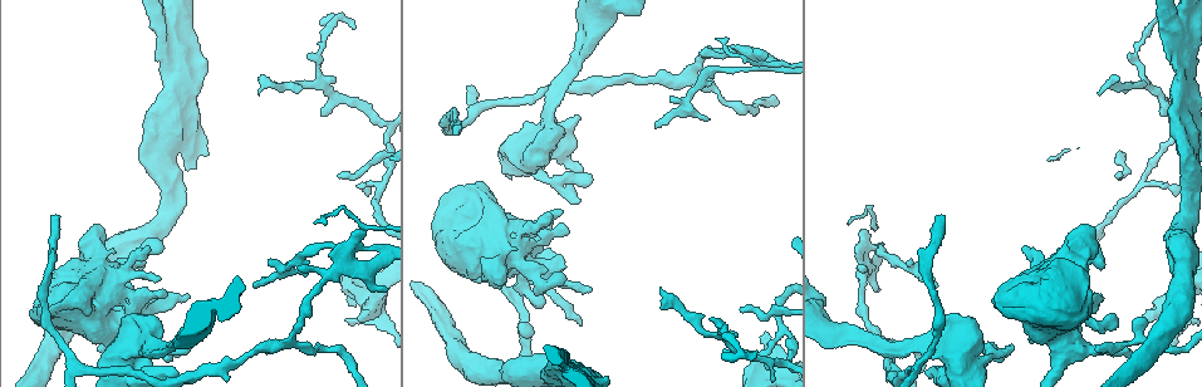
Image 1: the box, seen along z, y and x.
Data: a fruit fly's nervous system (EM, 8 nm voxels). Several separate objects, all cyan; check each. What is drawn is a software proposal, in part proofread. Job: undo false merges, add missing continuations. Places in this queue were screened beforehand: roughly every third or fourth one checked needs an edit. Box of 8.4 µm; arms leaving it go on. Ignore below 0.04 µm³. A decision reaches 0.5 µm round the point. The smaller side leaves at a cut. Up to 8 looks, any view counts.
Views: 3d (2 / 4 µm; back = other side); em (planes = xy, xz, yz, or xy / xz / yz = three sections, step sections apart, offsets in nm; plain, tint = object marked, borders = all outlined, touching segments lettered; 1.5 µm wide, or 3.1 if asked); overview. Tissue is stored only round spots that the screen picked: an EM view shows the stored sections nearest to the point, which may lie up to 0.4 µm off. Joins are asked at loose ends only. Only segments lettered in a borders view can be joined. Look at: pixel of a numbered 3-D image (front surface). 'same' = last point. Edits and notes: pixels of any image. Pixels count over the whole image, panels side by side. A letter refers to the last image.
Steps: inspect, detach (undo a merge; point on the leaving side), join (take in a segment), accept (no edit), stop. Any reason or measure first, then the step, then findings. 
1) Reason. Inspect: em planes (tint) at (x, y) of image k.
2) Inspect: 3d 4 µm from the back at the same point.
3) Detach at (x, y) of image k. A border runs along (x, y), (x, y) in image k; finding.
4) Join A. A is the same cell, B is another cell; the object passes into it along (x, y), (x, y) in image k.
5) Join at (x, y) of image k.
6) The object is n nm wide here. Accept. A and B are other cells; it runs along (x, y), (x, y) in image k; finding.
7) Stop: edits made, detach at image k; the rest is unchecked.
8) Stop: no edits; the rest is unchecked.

Free end. Inspect: 3d 2 µm at (358, 316) of image 1.

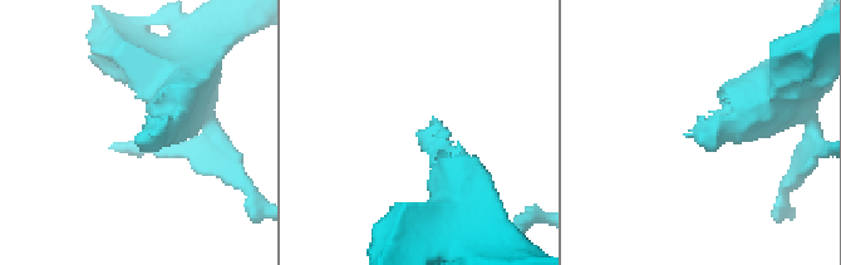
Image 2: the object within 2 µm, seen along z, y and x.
Inspect: em planes (borders) at (418, 132) of image 2.

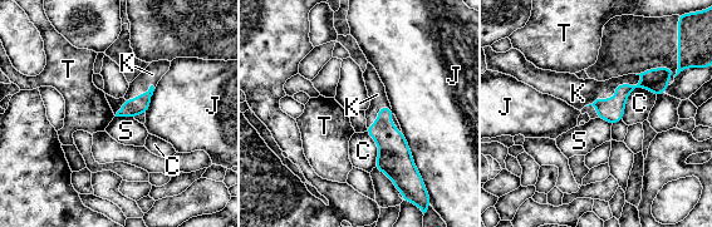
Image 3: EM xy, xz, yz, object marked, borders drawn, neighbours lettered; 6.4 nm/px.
Join K. K is the same cell, C, J, S and T are other cells; the object passes into it along (612, 109), (614, 89), (578, 93) in image 3; the neuron continues.

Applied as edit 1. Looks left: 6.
Inspect: 3d 4 µm at (580, 199) of image 1.

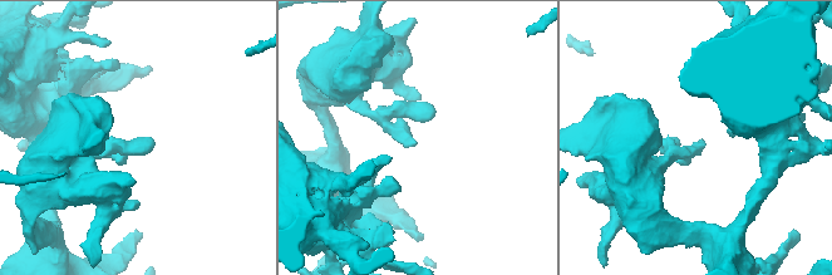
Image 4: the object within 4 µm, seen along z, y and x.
Now the EM. Inspect: em planes (borders) at (415, 141) of image 4.

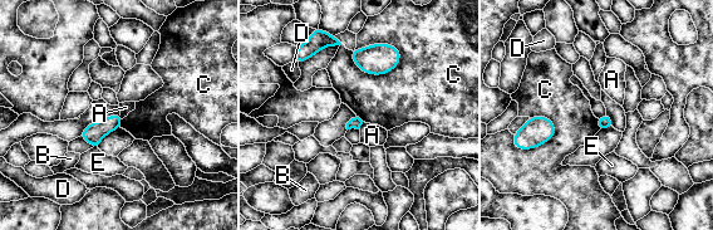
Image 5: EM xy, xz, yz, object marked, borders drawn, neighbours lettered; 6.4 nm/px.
Accept. A, B, C, D and E are other cells; a border runs along (350, 50), (373, 74), (402, 55) in image 5; no lettered segment goes on from it.

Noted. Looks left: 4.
Branch stops here. Inspect: em yz step 8 (tint) at (654, 128) of image 1.

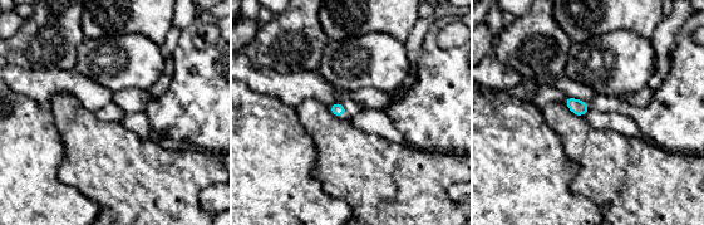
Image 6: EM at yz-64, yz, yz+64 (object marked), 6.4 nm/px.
Inspect: em planes (borders) at the same point.

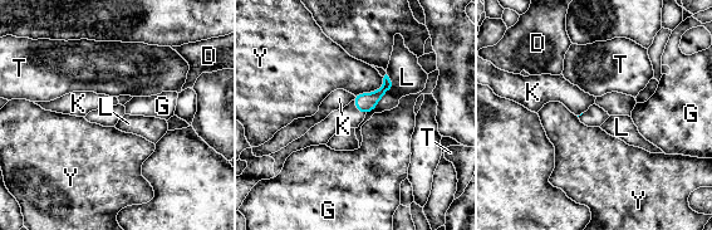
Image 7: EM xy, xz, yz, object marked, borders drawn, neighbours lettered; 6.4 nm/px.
Accept. D, G, K, L, T and Y are other cells; a border runs along (387, 74), (391, 88), (366, 114) in image 7; no lettered segment goes on from it.

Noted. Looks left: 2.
Stop: edits made, join at image 3; the rest is unchecked.

